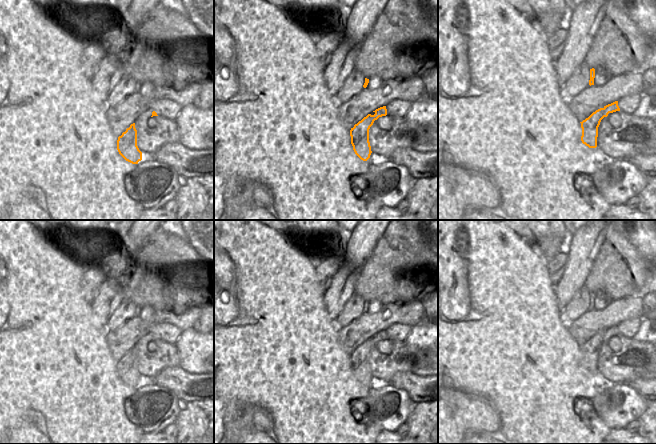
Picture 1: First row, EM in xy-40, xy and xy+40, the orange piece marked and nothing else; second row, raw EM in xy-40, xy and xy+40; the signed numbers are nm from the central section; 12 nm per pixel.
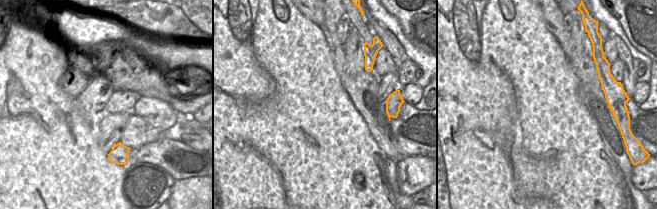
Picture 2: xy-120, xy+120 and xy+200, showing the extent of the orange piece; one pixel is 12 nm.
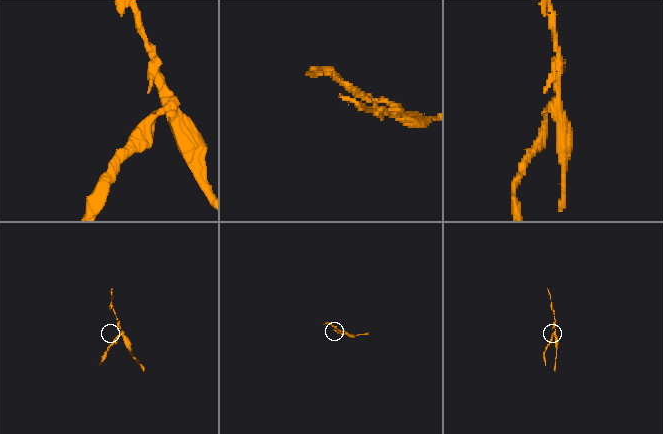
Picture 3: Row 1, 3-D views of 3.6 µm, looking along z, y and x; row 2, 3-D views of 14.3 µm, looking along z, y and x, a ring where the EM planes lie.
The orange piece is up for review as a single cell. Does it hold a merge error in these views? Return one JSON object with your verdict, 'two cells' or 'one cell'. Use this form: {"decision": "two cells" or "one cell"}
{"decision": "two cells"}

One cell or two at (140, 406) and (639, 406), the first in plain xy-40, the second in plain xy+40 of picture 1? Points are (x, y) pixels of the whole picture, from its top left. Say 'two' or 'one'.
one

